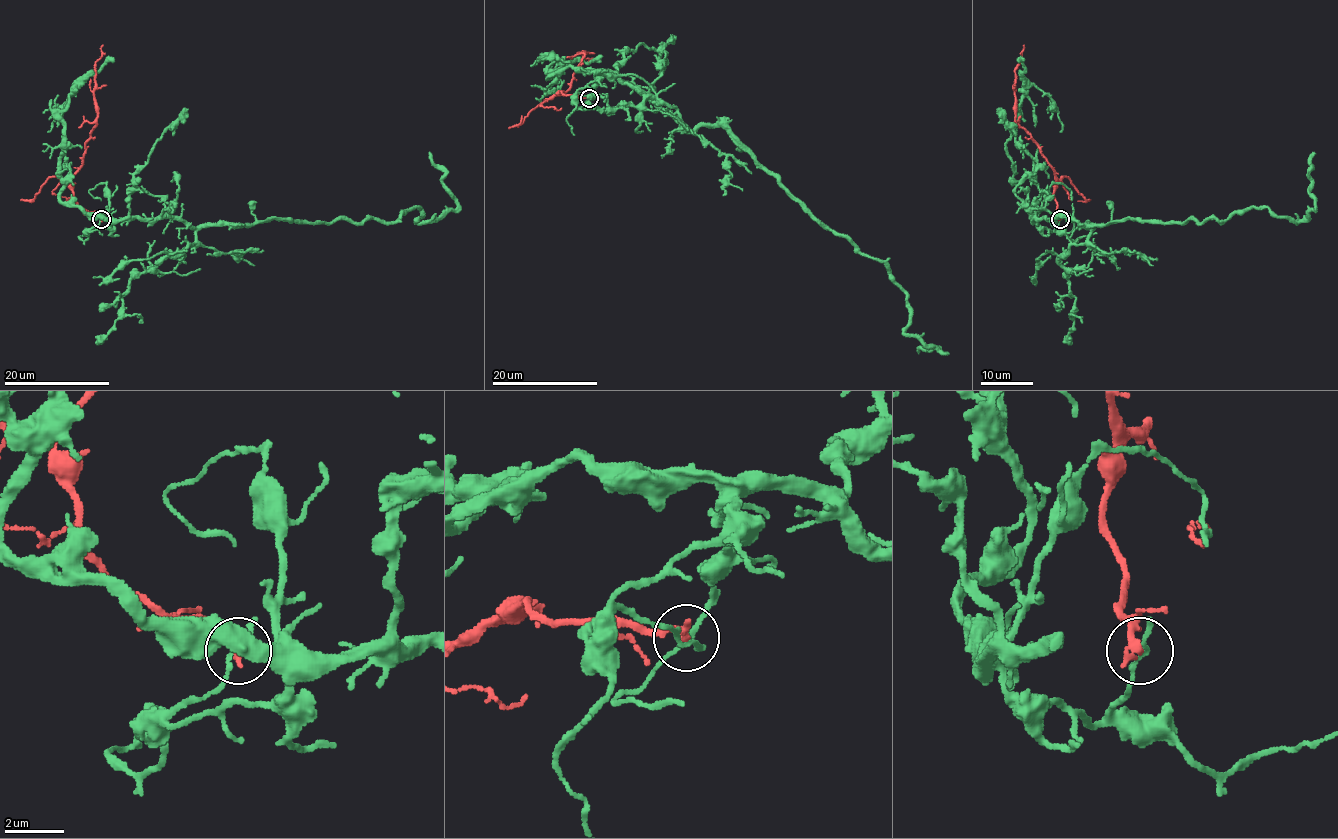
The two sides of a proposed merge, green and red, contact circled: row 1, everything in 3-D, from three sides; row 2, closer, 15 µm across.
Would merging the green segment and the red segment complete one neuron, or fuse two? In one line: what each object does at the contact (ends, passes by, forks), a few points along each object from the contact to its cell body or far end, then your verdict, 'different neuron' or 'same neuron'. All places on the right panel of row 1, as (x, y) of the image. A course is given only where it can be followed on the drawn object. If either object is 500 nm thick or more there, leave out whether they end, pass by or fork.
green ends; red ends; course green (1060, 218), (1052, 231), (1034, 224), (1223, 221), (1257, 207), (1302, 221), (1315, 207), (1313, 152); course red (1060, 219), (1054, 199), (1055, 170), (1030, 135), (1015, 123), (1014, 70), (1023, 45); different neuron

